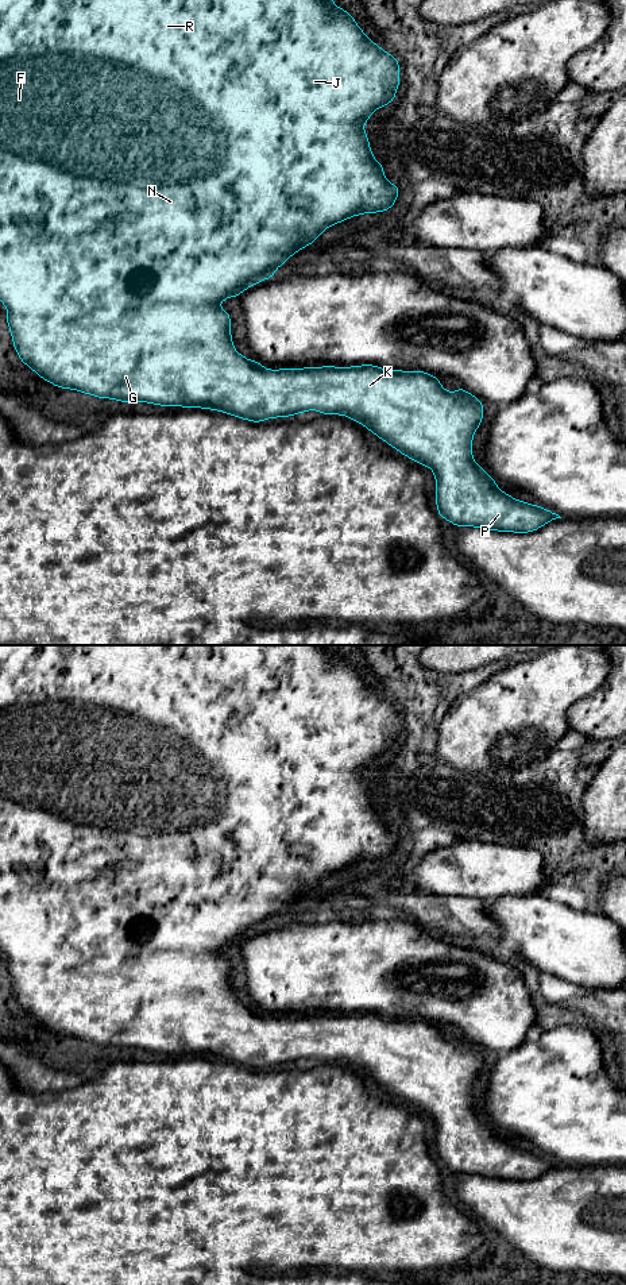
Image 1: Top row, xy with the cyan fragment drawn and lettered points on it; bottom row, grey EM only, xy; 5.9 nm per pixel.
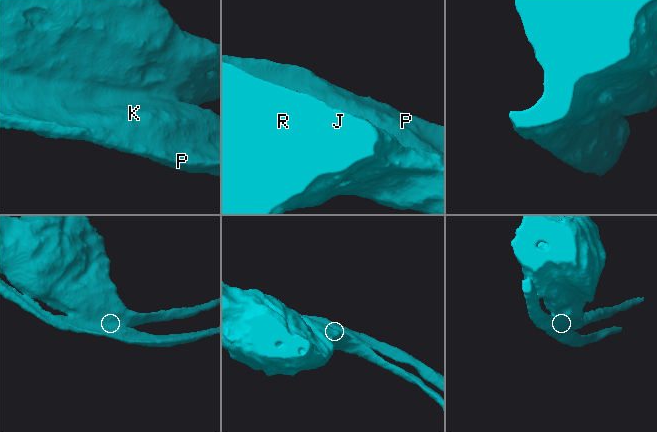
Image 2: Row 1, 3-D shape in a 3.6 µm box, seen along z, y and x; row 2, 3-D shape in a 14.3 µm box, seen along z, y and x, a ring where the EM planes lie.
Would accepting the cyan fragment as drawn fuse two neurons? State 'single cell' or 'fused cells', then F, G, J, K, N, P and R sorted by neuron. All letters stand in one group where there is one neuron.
fused cells; F J N R / G K P

